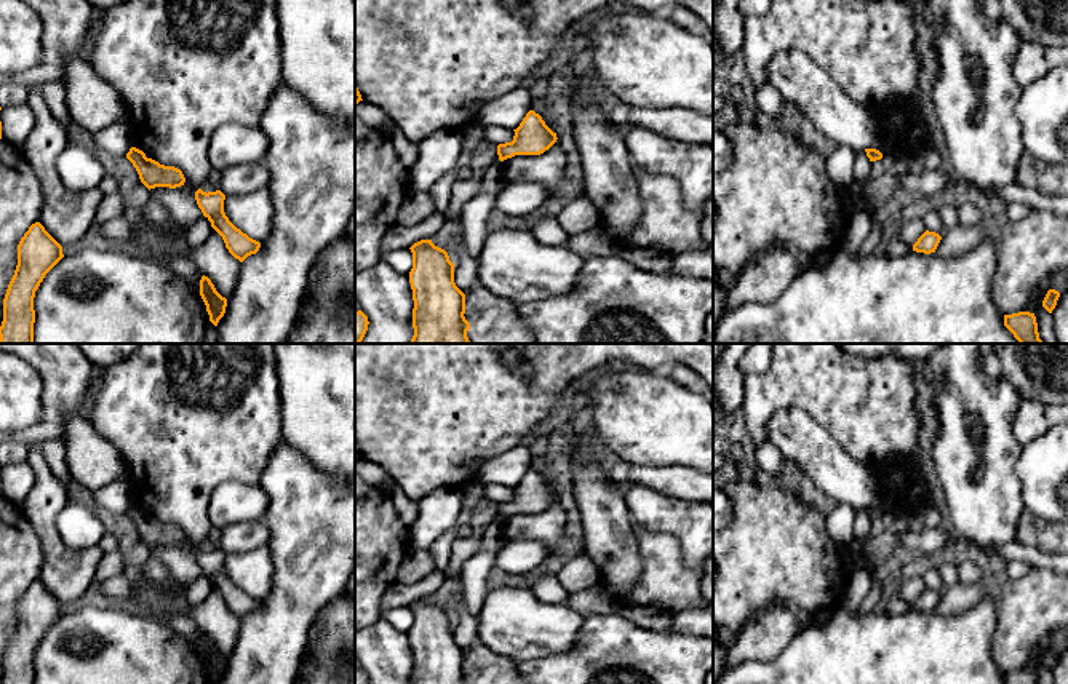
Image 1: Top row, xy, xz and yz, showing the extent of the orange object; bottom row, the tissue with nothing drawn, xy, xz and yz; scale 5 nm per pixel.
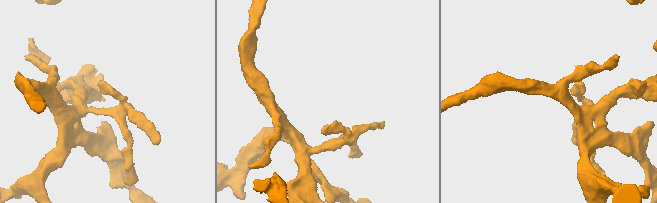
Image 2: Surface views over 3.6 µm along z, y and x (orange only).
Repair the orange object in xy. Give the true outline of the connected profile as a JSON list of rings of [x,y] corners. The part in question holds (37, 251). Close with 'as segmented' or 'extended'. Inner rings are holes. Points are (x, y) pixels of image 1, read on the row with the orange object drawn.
[[[40,222],[32,224],[18,245],[18,265],[3,299],[0,344],[34,344],[35,291],[62,257],[62,246]]]; as segmented

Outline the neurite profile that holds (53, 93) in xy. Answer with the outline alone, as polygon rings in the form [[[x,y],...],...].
[[[48,82],[37,86],[35,89],[42,94],[53,117],[61,125],[69,126],[72,118],[67,110],[67,94],[64,85],[58,82]]]

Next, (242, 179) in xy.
[[[264,161],[241,163],[221,171],[219,190],[225,197],[249,195],[261,189],[269,189],[269,184],[270,174]]]

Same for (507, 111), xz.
[[[523,85],[492,101],[476,105],[476,125],[483,128],[500,126],[505,129],[516,129],[529,110],[529,88]]]

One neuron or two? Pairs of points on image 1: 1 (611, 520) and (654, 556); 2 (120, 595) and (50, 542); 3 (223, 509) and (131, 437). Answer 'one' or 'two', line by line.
1: two
2: two
3: two

